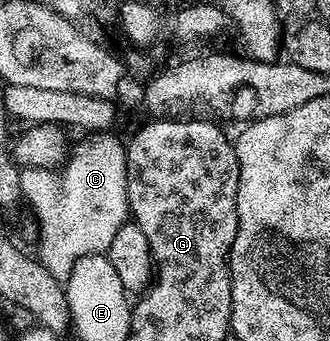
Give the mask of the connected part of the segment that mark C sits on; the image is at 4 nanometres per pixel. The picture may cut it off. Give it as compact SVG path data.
M96 133L91 137L84 137L80 144L73 146L70 151L70 158L63 164L62 170L59 172L60 179L56 176L55 170L47 167L26 167L20 172L20 193L23 202L29 203L32 206L31 214L34 216L38 224L38 258L42 266L52 274L55 279L67 281L70 273L74 269L74 265L82 257L87 255L103 255L110 249L110 241L114 237L114 233L118 233L118 229L122 224L129 222L130 212L128 210L128 194L126 193L126 147L123 142L119 143L118 140L112 136L112 133Z

